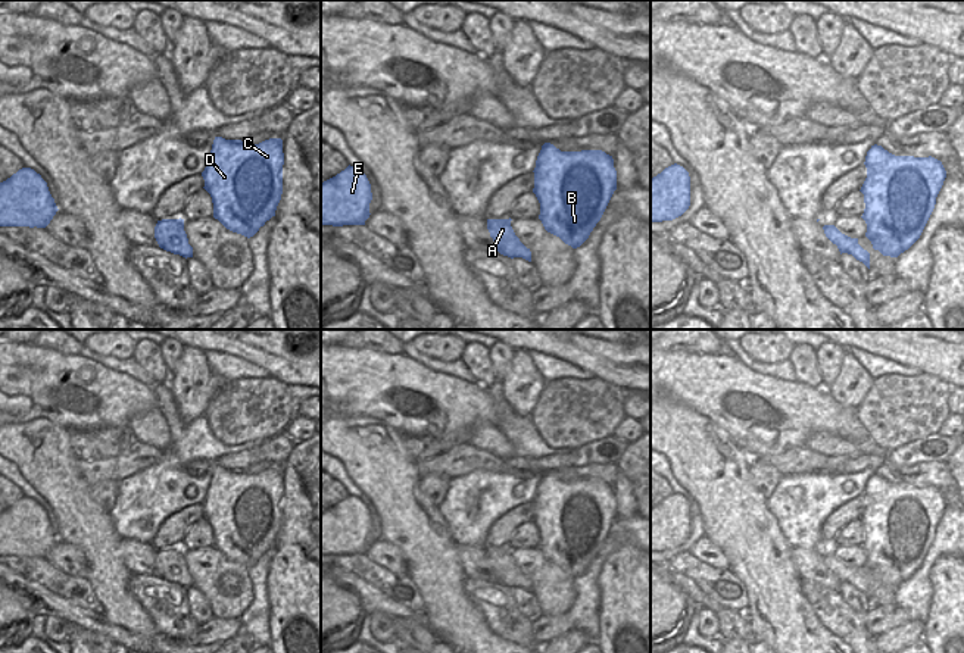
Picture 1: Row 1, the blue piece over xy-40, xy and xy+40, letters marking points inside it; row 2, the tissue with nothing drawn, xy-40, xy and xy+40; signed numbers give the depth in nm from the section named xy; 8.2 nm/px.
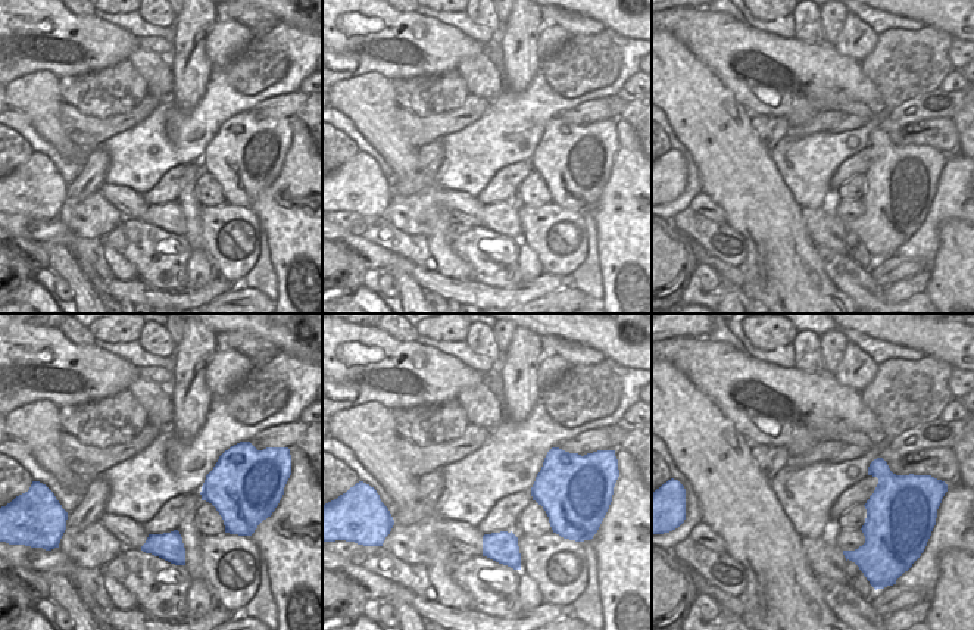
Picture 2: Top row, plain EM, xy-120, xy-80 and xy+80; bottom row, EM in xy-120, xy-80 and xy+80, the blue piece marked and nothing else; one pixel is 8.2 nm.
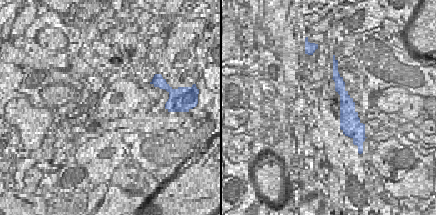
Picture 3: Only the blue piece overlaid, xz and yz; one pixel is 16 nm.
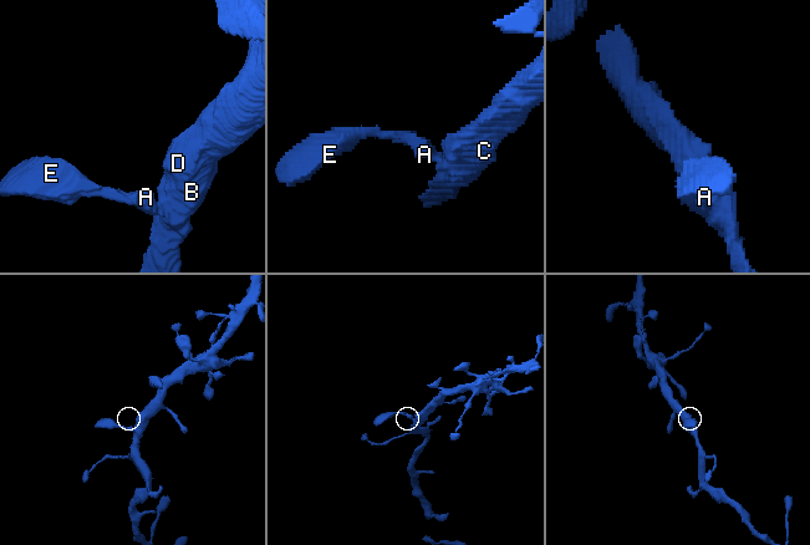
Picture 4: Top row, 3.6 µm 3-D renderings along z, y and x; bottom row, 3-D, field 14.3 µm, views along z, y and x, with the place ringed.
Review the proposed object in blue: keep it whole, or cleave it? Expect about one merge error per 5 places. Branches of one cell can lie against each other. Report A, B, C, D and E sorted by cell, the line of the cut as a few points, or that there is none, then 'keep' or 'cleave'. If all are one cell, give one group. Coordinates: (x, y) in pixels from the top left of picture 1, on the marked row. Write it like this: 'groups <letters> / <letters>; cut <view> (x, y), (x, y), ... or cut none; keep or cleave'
groups A B C D E; cut none; keep

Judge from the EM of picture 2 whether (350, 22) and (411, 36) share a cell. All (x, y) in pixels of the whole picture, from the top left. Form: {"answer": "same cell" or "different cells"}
{"answer": "same cell"}

